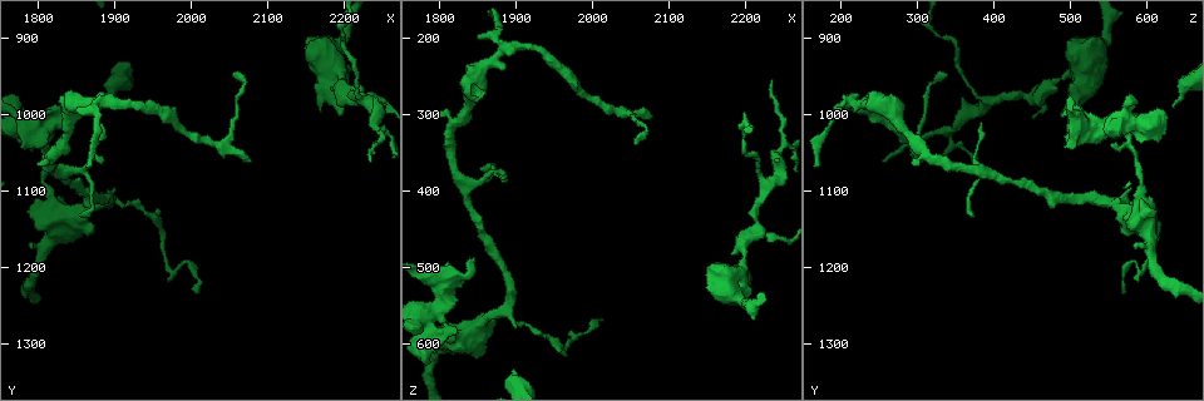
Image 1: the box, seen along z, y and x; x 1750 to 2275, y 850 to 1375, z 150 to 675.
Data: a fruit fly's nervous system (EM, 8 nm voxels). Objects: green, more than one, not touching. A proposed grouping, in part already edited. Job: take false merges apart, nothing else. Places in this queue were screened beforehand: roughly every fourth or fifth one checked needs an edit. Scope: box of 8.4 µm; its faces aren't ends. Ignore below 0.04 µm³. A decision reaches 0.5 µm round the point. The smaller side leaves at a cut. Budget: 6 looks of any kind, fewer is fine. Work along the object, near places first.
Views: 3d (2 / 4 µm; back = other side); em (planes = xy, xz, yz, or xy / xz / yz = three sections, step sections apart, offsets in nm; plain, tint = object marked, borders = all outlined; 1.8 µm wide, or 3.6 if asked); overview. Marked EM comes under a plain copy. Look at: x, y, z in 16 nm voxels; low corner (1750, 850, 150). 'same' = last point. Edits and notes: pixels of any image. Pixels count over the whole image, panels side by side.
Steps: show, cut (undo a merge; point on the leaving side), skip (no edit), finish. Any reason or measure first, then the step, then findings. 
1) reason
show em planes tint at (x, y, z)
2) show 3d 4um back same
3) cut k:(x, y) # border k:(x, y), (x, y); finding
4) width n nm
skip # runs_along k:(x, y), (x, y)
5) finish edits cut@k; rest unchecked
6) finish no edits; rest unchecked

abrupt turn
show 3d 2um at (1785, 1010, 580)

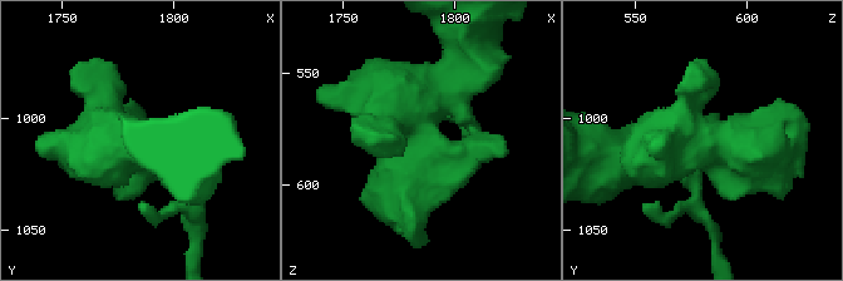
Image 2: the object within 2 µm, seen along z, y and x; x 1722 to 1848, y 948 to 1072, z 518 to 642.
show em 3.6um planes tint at (1787, 1013, 580)

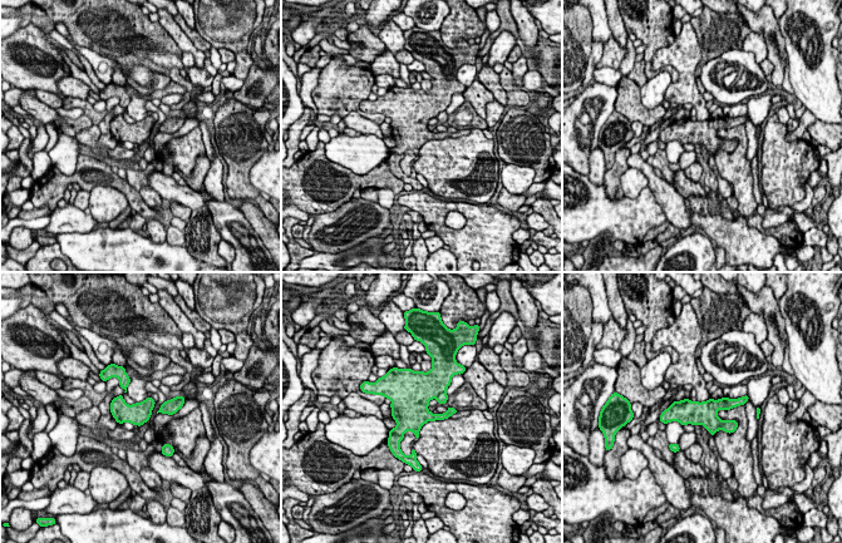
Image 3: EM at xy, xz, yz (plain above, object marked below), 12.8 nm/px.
width 280 nm
skip # runs_along 3:(737, 401), (666, 414); one neuron here

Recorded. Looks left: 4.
thick turns thin
show em planes tint at (1835, 1135, 580)

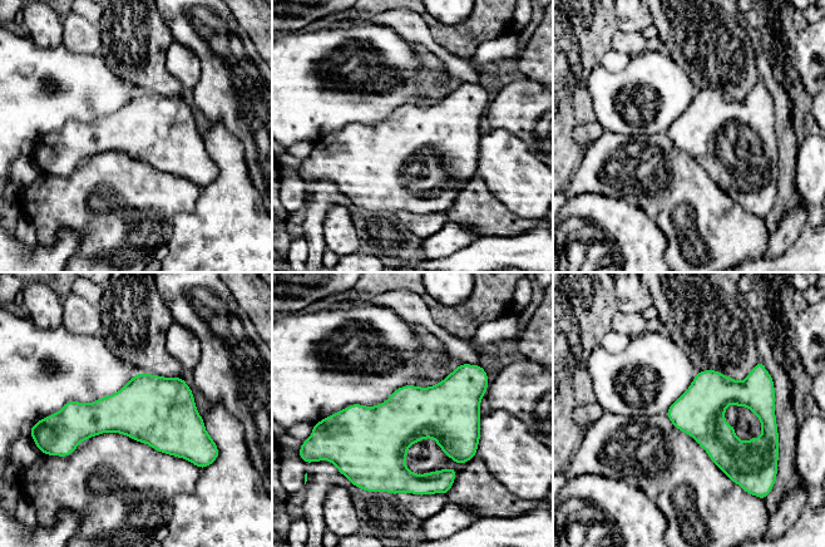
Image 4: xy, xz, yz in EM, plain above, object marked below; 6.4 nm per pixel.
skip # all the same neuron

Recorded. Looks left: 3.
a fork
show em xz step 4 tint at (2210, 975, 455)

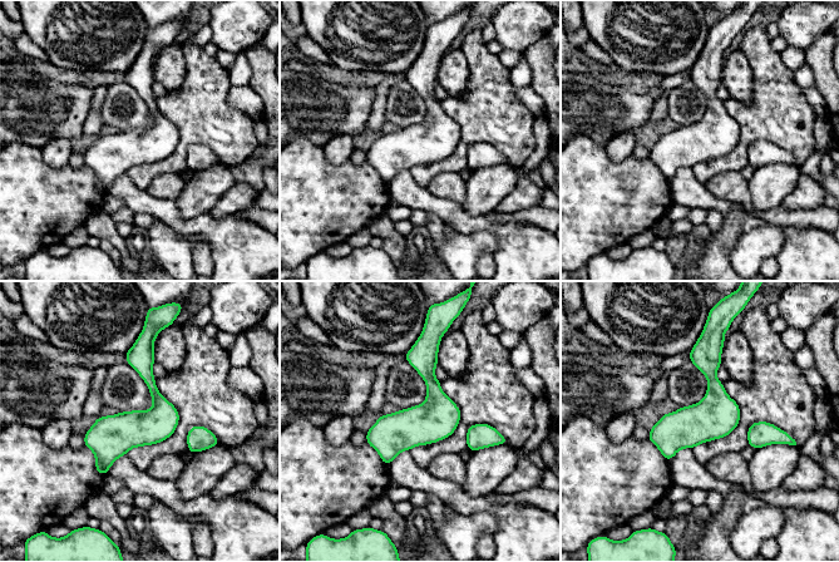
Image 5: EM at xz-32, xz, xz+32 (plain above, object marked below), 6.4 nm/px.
another direction
show em planes tint same

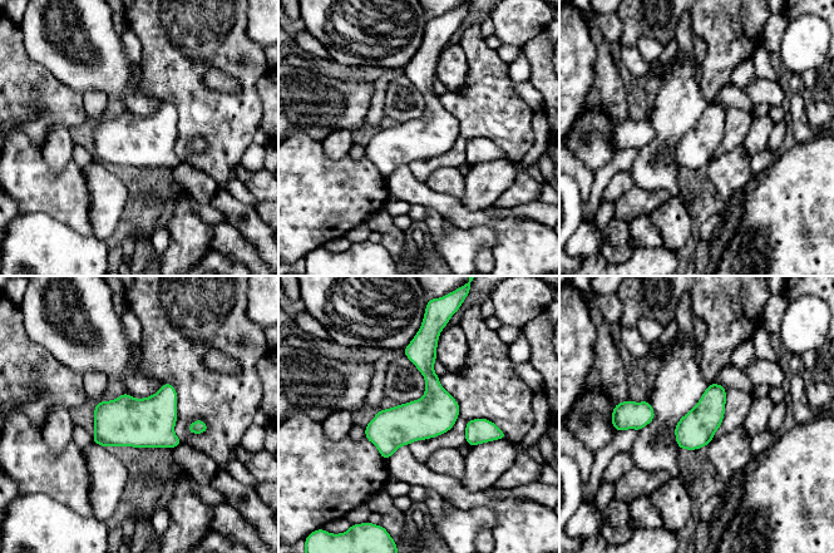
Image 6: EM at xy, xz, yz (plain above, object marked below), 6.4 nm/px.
skip # runs_along 6:(425, 341), (430, 401), (385, 455); one neuron here

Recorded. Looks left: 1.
finish no edits; rest unchecked

